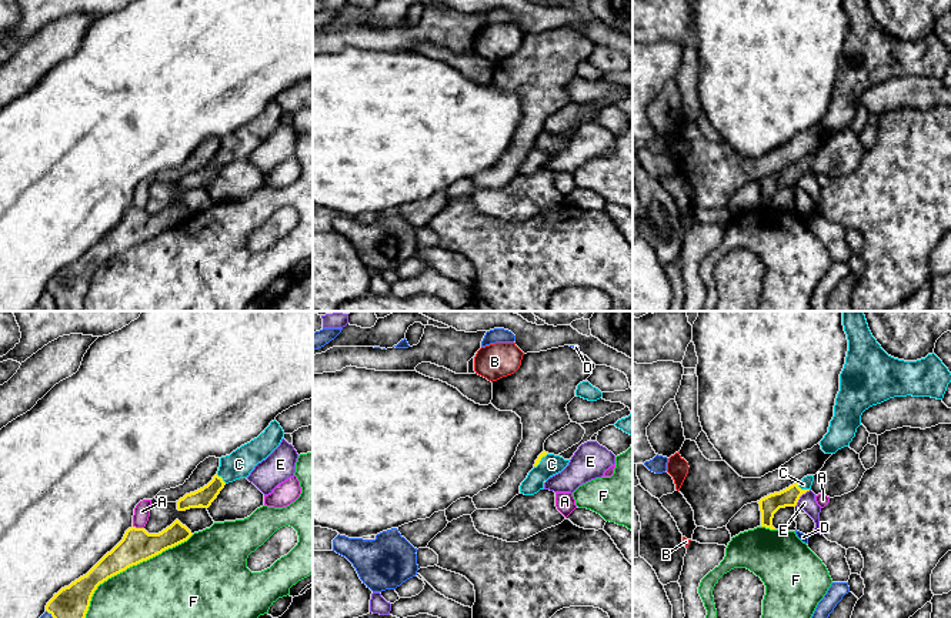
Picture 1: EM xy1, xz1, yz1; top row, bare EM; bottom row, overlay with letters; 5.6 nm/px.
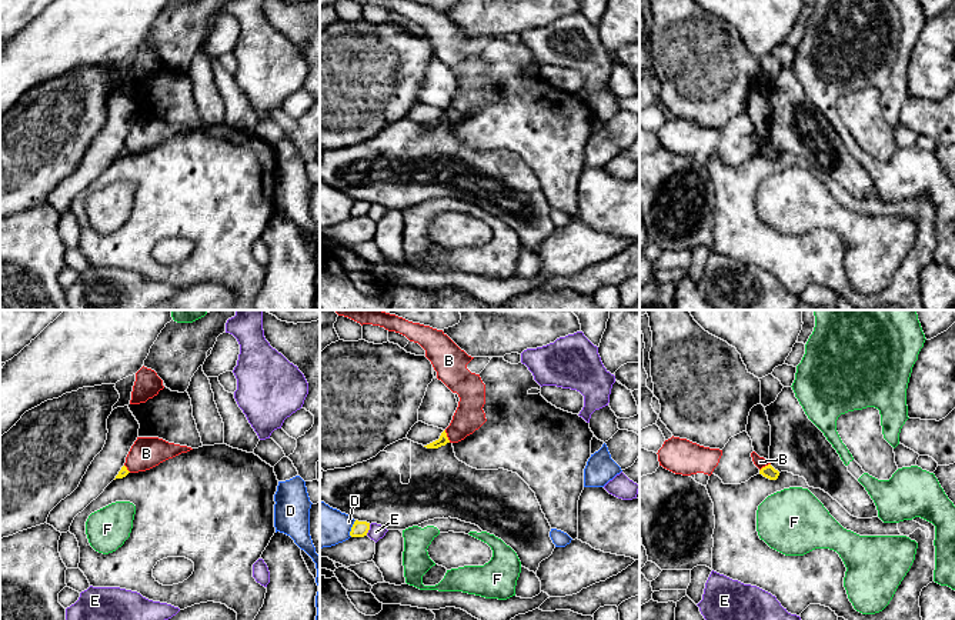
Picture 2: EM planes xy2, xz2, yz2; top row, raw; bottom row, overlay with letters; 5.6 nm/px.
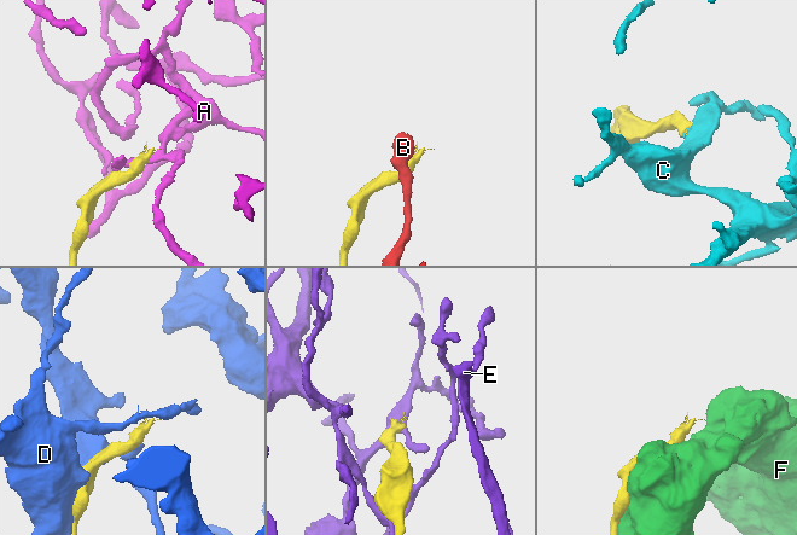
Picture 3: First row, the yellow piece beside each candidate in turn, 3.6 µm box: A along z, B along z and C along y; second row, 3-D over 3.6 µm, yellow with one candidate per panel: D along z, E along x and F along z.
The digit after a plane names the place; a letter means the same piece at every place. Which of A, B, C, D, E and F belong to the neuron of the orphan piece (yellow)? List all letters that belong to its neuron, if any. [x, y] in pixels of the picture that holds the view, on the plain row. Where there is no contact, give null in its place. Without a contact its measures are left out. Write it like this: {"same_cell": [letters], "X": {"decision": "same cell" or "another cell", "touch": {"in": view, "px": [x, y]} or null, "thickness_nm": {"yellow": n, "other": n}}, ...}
{"same_cell": ["C"], "A": {"decision": "another cell", "touch": {"in": "xy1", "px": [139, 209]}, "thickness_nm": {"yellow": 190, "other": 90}}, "B": {"decision": "another cell", "touch": {"in": "xz2", "px": [446, 116]}, "thickness_nm": {"yellow": 60, "other": 160}}, "C": {"decision": "same cell", "touch": {"in": "yz1", "px": [803, 170]}, "thickness_nm": {"yellow": 110, "other": 70}}, "D": {"decision": "another cell", "touch": {"in": "xz2", "px": [351, 209]}, "thickness_nm": {"yellow": 90, "other": 240}}, "E": {"decision": "another cell", "touch": {"in": "yz1", "px": [800, 176]}, "thickness_nm": {"yellow": 110, "other": 100}}, "F": {"decision": "another cell", "touch": {"in": "xy1", "px": [123, 250]}, "thickness_nm": {"yellow": 190, "other": 480}}}

